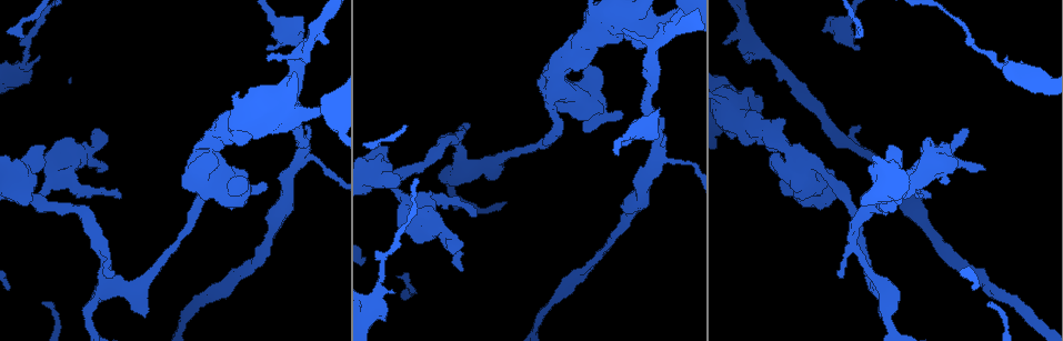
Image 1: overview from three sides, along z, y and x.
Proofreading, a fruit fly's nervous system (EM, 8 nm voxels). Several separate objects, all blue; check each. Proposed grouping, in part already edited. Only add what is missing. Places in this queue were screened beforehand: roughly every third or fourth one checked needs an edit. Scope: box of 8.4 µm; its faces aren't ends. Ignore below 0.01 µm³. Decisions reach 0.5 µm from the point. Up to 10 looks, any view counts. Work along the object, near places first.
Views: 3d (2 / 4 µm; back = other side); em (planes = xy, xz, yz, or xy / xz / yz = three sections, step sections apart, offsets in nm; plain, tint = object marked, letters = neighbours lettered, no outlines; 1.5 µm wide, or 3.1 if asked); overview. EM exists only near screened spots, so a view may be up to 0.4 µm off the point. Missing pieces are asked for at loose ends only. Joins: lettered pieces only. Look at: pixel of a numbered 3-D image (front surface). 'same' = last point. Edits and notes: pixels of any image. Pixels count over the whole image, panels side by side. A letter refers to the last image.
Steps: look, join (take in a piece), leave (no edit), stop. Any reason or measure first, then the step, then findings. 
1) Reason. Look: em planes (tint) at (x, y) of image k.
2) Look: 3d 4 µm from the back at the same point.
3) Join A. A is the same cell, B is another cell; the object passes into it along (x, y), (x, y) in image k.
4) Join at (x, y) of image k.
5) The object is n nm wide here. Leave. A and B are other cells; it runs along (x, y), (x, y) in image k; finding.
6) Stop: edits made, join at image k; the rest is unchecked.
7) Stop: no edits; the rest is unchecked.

Free end. Look: 3d 2 µm at (858, 126) of image 1.

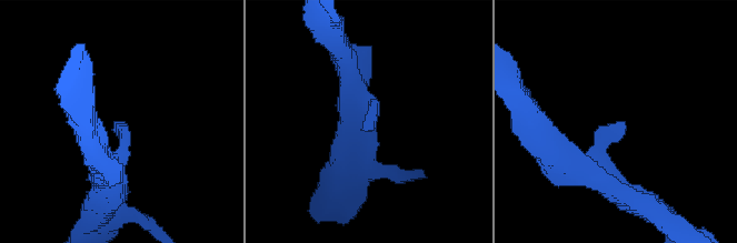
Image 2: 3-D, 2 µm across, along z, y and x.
Now the EM. Look: em planes (letters) at (113, 123) of image 2.

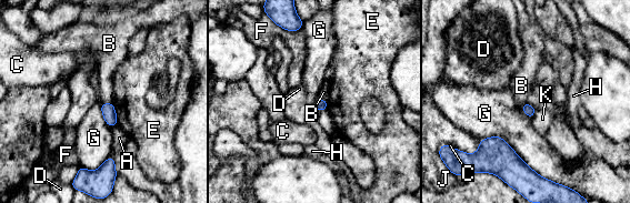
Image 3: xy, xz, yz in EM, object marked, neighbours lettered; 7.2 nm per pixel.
The longest contact is with G, 600 nm. Leave. A, B, C, D, E, F, G, H, J and K are other cells; no lettered piece goes on from it.

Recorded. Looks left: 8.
Branch stops here. Look: 3d 2 µm at (269, 57) of image 1.

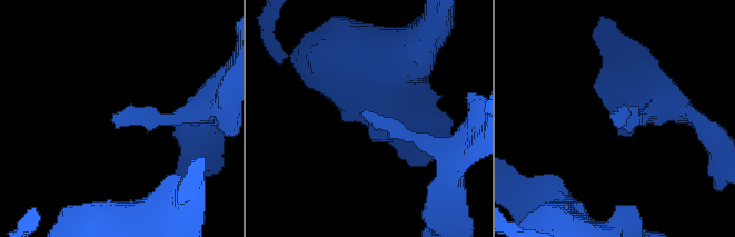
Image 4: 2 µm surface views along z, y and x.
Shape alone is not enough. Look: em planes (letters) at (120, 111) of image 4.

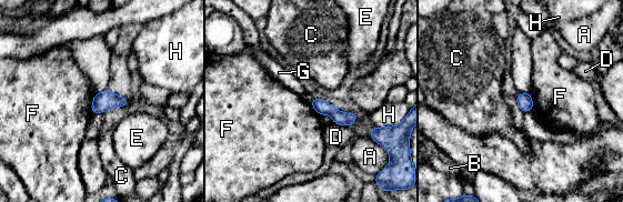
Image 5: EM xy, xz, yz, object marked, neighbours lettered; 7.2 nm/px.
The longest contact is with F, 150 nm. Leave. A, B, C, D, E, F, G and H are other cells; it runs along (314, 102), (339, 118), (352, 118) in image 5; none of them fits.

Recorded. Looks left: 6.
Tapers out. Look: em xy step 8 (letters) at (625, 143) of image 1.

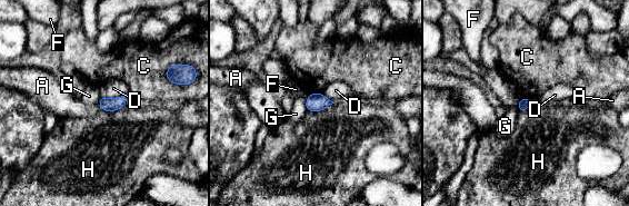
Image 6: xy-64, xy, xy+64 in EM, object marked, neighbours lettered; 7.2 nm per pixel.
Another direction. Look: em planes (letters) at the same point.

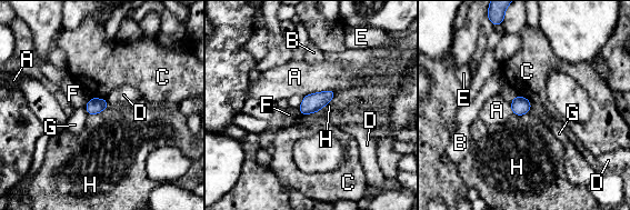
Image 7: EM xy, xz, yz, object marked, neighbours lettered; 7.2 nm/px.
Leave. A, B, C, D, E, F, G and H are other cells; no lettered piece goes on from it.

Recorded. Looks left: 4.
Free end. Look: em planes (tint) at (144, 315) of image 1.

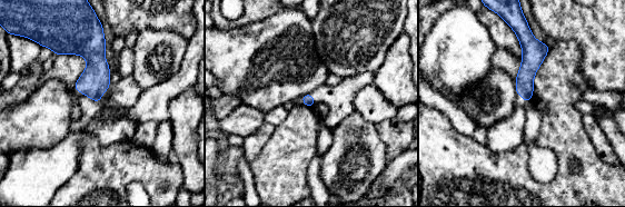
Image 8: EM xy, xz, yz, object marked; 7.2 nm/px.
What lies round it. Look: em planes (letters) at the same point.

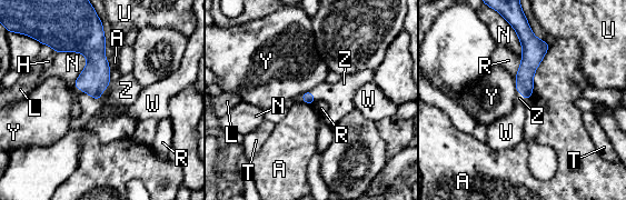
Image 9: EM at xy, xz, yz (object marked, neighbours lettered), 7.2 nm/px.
Join Z. Z is the same cell, A, H, L, N, R, T, U, W and Y are other cells; the object passes into it along (95, 78), (103, 90), (126, 90) in image 9; it goes on there.

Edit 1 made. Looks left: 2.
Stop: edits made, join at image 9; the rest is unchecked.

